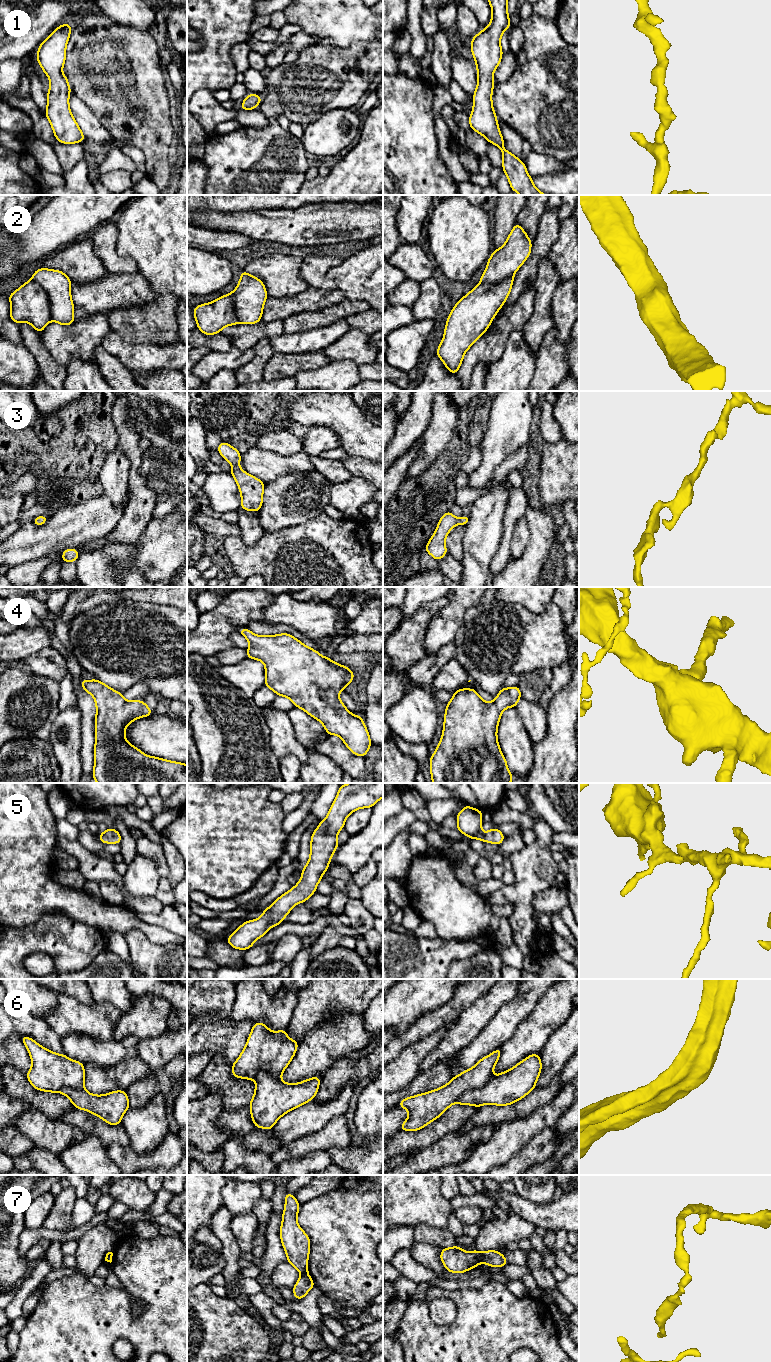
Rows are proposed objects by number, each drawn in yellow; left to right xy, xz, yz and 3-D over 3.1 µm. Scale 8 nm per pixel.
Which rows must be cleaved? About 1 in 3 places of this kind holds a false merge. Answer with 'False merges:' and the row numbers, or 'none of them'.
False merges: 2, 6, 7

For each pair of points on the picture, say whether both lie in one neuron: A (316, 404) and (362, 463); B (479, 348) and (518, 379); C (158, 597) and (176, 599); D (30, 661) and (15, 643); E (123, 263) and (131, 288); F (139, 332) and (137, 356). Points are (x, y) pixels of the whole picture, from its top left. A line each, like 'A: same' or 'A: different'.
A: different
B: different
C: same
D: different
E: different
F: different

